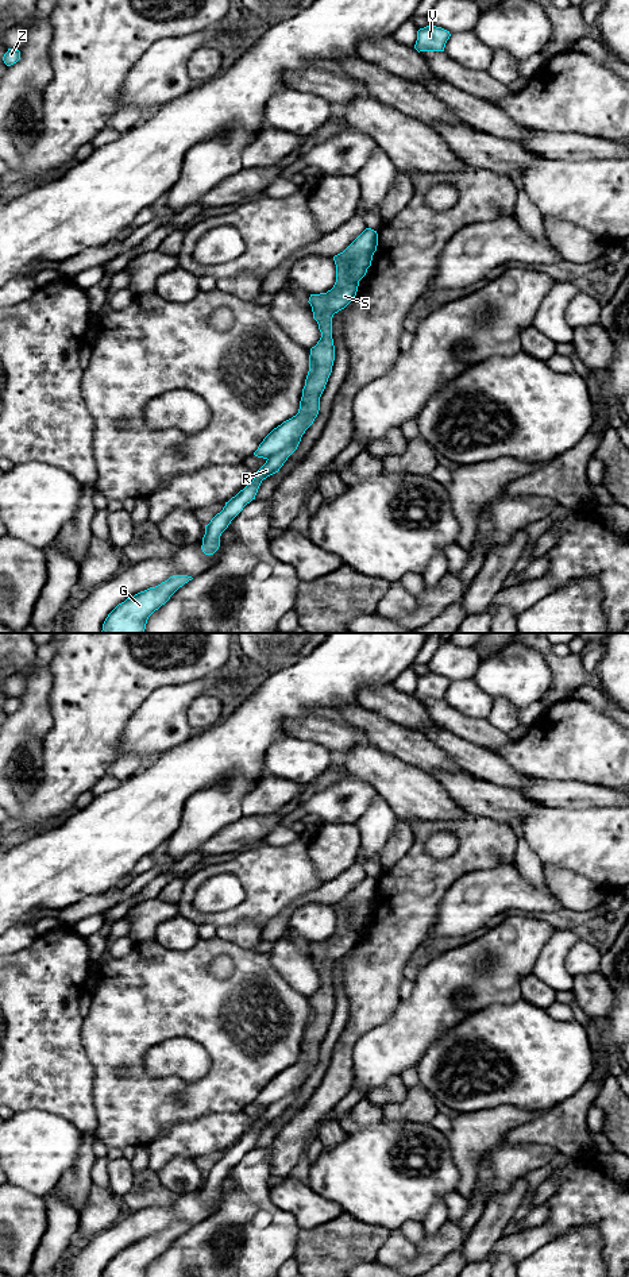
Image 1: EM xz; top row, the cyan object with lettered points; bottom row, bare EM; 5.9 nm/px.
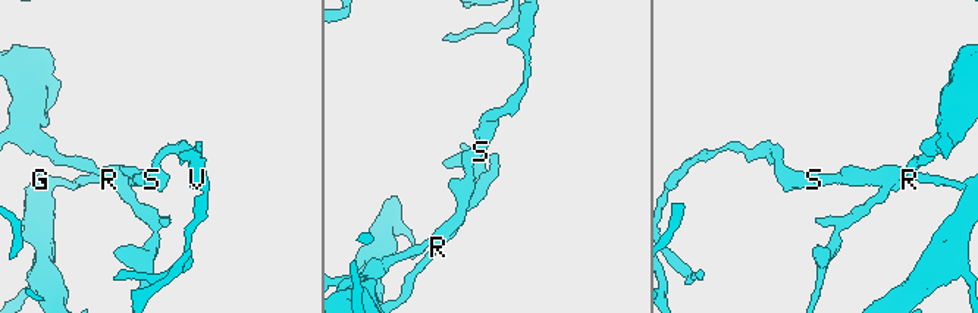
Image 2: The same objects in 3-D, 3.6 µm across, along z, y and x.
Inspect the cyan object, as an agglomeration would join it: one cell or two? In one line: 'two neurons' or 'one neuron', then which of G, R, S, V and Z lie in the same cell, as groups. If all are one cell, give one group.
two neurons | G R S Z / V

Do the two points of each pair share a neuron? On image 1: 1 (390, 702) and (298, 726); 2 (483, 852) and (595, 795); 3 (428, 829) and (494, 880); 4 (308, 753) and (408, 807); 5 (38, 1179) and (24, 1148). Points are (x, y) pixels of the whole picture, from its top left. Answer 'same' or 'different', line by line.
1: same
2: different
3: different
4: different
5: same

